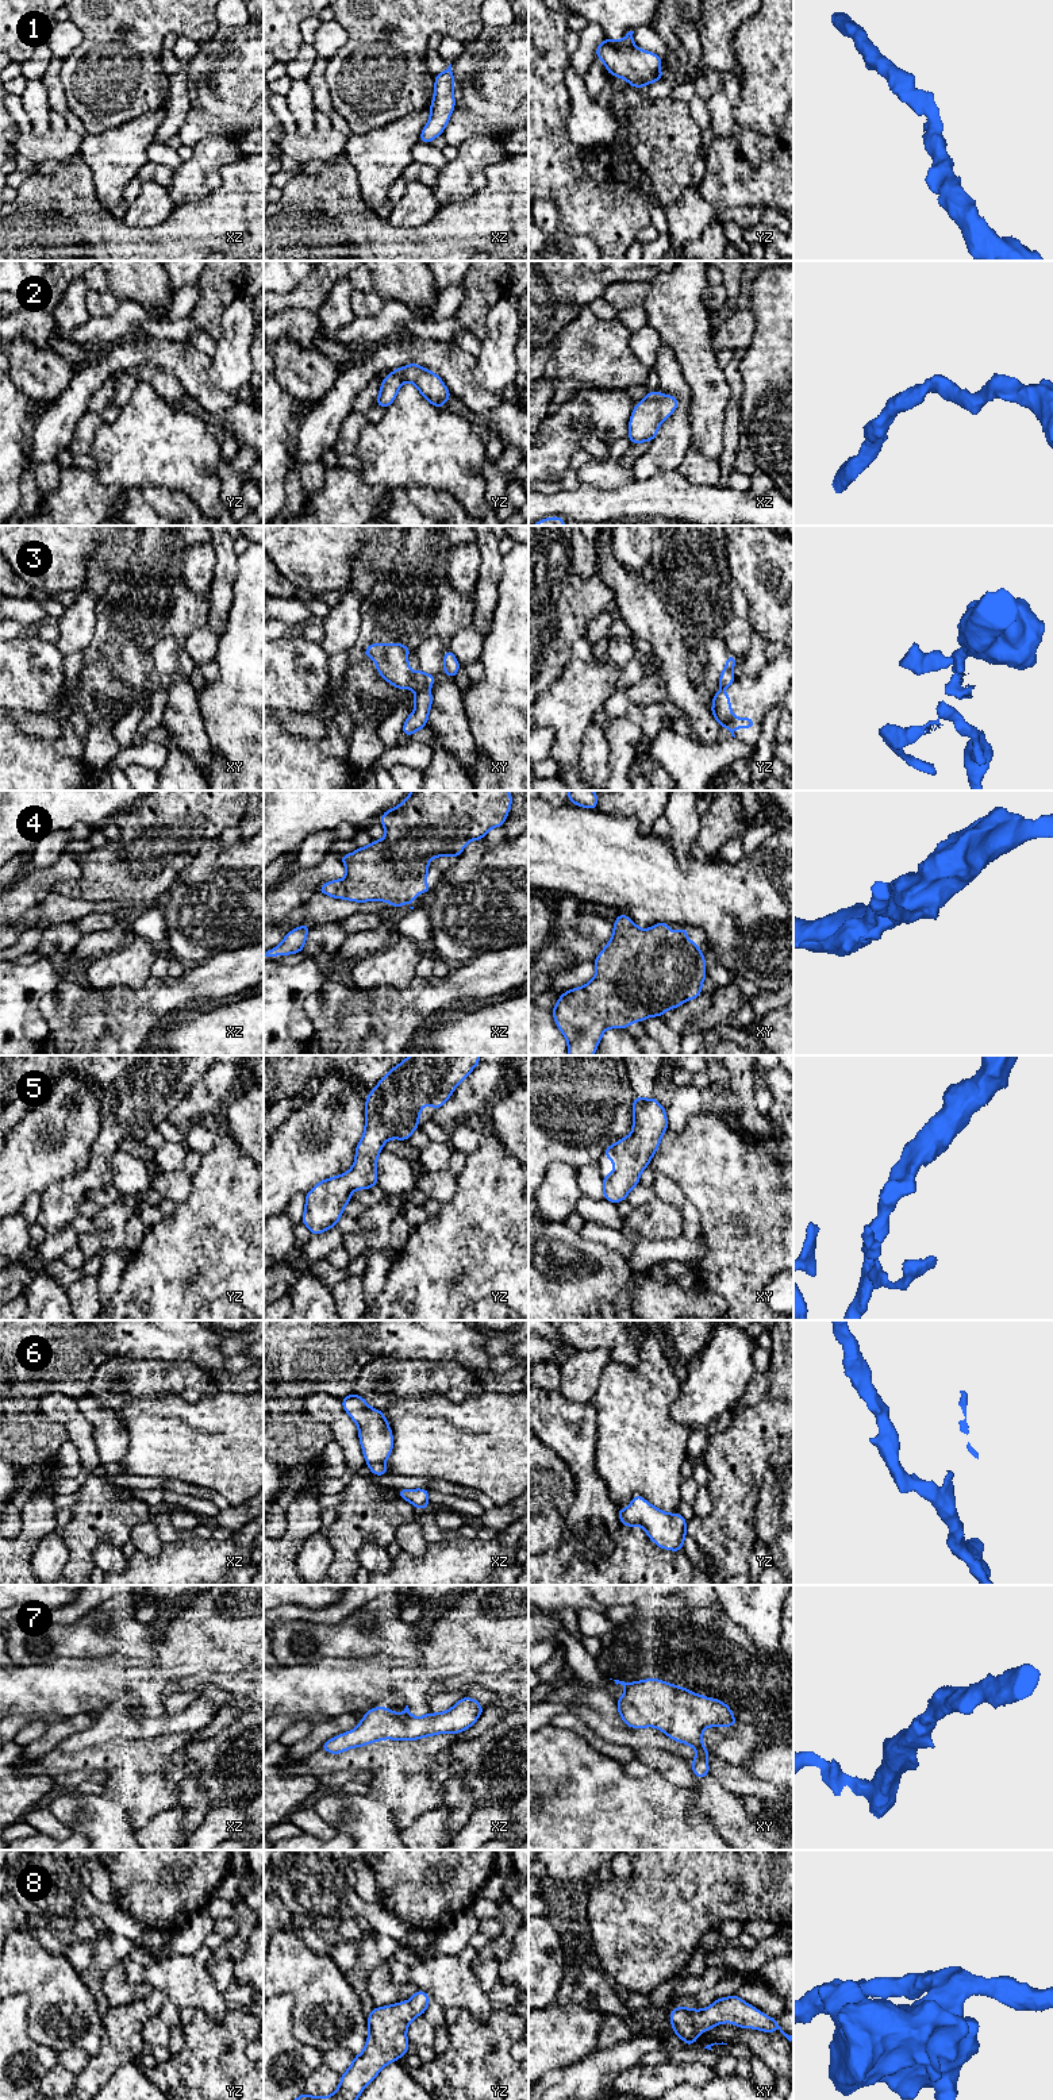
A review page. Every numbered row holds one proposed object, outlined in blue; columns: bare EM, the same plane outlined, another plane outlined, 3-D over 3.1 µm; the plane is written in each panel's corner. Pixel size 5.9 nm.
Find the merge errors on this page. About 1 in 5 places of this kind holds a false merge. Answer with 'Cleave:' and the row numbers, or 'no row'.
Cleave: 3

